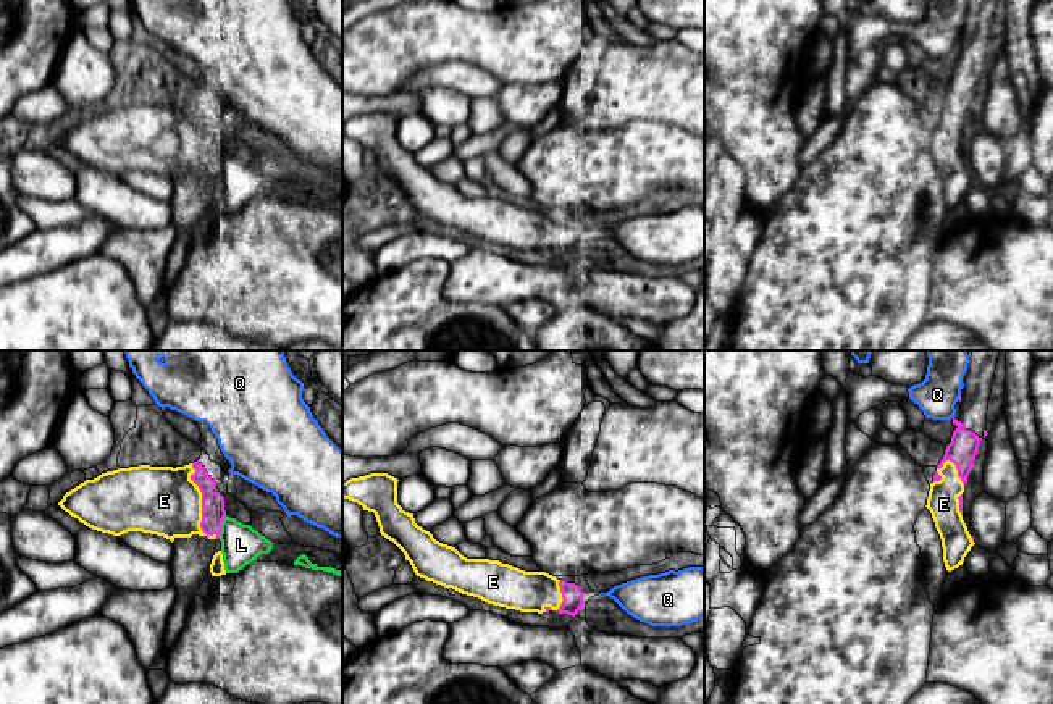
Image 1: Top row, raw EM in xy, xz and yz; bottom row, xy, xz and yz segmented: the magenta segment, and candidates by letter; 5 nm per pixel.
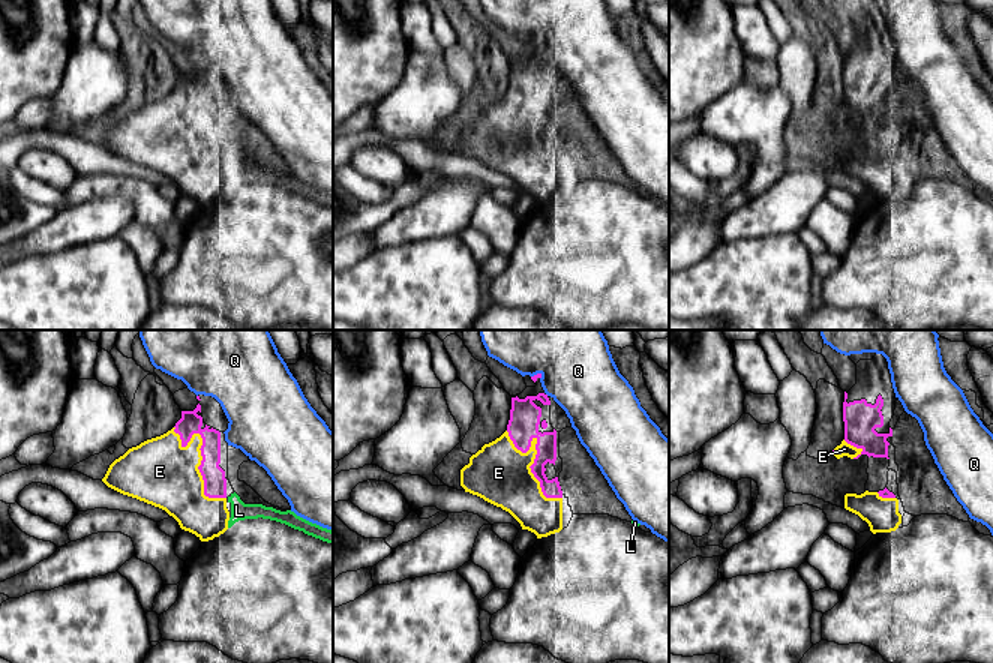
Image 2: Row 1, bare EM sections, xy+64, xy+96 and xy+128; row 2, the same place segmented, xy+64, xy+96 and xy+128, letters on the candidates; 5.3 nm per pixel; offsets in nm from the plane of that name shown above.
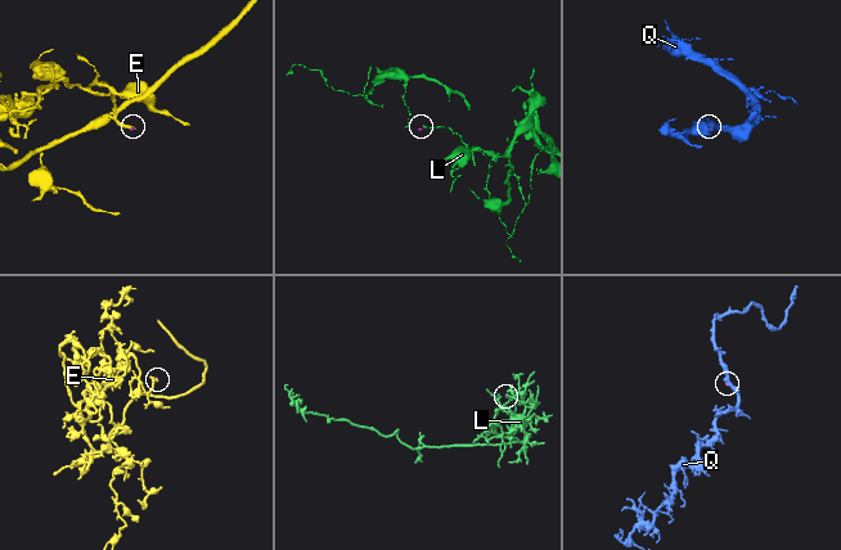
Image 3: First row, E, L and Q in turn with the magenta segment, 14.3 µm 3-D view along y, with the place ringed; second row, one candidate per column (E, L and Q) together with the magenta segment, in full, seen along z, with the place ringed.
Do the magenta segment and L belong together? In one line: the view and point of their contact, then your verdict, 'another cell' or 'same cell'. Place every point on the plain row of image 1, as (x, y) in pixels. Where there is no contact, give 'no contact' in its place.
xy (220, 165) | another cell

